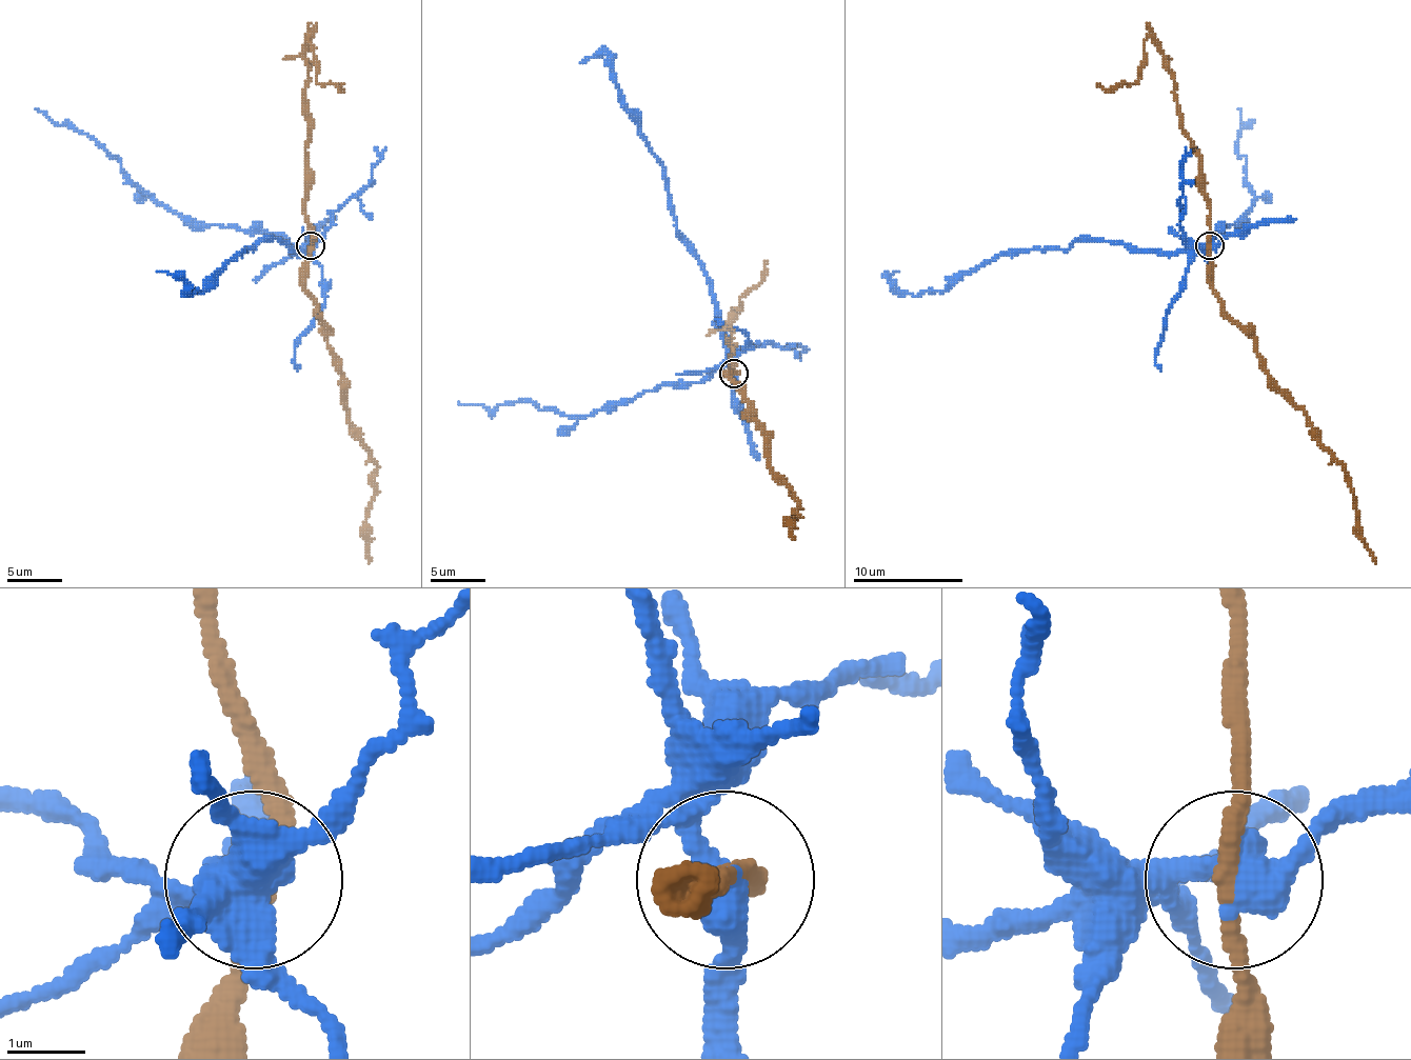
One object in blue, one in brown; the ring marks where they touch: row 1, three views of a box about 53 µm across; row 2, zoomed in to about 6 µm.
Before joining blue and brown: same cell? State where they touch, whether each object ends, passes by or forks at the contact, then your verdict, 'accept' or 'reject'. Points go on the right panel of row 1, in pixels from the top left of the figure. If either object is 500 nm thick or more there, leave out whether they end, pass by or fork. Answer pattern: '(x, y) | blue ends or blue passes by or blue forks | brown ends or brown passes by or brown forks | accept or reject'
(1209, 245) | blue passes by | brown passes by | reject

